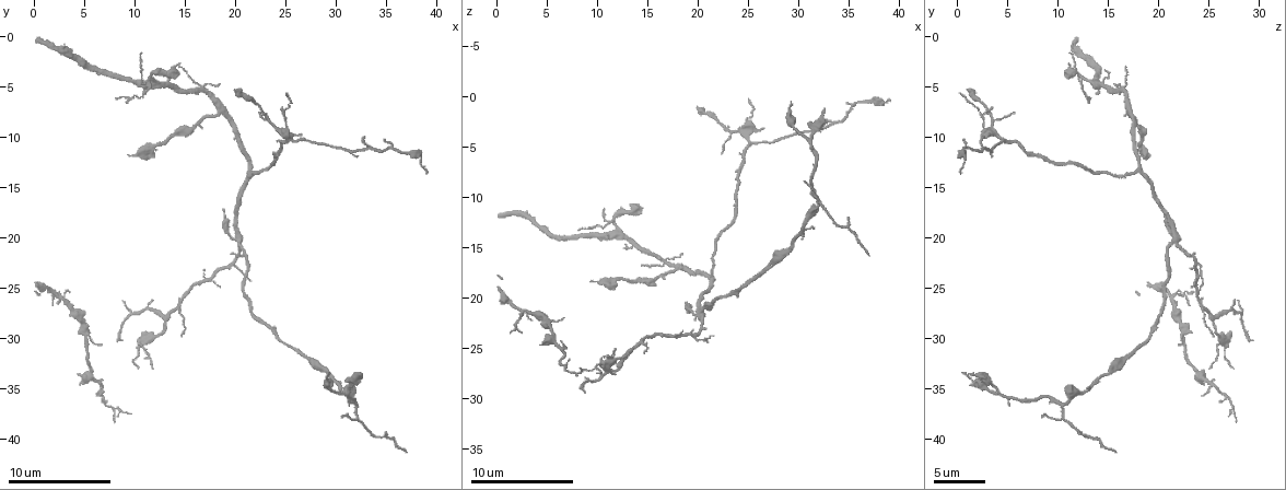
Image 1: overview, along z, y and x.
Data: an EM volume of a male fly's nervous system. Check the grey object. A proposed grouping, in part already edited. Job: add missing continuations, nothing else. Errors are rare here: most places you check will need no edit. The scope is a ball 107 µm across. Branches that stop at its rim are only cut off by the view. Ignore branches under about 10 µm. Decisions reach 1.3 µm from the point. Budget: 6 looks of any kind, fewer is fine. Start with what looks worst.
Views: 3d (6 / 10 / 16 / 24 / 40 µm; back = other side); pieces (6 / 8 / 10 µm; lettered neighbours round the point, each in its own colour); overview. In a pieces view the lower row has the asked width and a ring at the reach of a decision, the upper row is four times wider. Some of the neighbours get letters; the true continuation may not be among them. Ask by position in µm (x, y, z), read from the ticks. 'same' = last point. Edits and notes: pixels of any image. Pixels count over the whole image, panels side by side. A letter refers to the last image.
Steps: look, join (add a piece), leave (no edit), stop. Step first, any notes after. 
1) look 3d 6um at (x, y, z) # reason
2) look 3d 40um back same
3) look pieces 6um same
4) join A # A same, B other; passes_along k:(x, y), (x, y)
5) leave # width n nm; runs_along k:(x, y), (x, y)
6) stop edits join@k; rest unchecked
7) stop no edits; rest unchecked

look pieces 10um at (20.2, 5.6, 1.4) # an open end

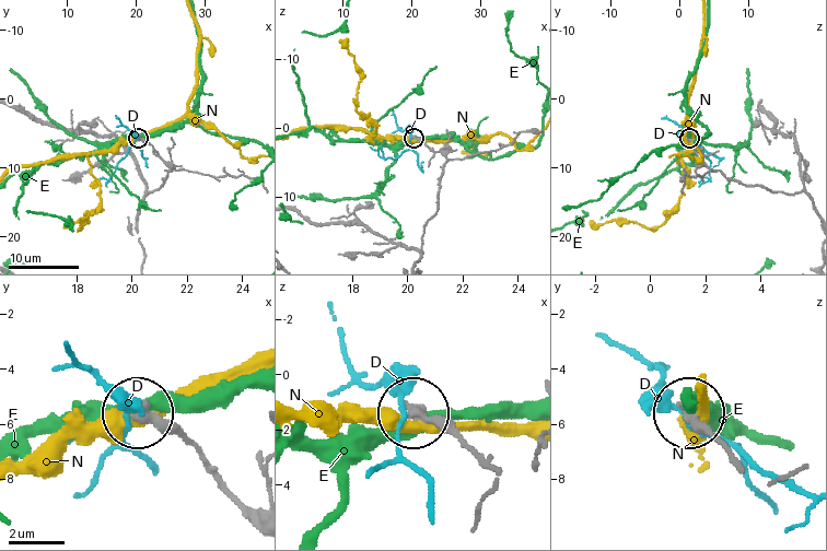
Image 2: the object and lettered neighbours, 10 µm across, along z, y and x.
leave # D other, E other, N other; runs_along 2:(496, 470), (470, 445), (416, 412); no lettered piece goes on from it

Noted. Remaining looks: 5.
look pieces 8um at (29.0, 33.6, 0.6) # free end

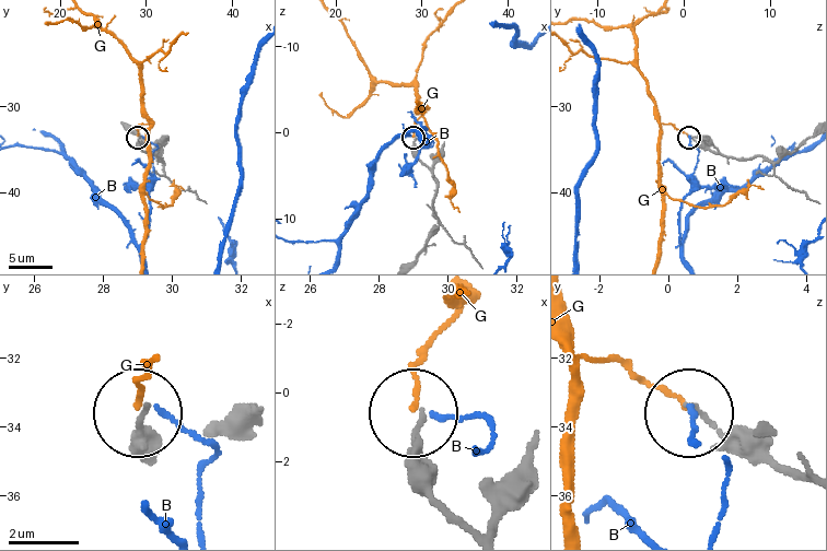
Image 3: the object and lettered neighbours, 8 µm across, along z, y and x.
leave # B other, G other; runs_along 3:(455, 515), (431, 489), (419, 412); none of them fits

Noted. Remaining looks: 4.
look 3d 10um at (9.6, 11.6, 18.2) # thin end

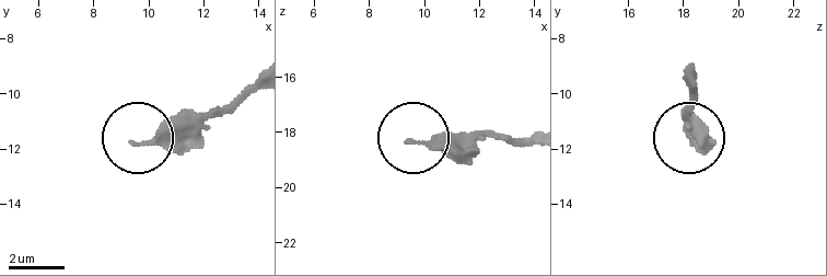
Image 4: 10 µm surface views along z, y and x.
look pieces 6um at (9.5, 11.7, 18.4) # what lies round it

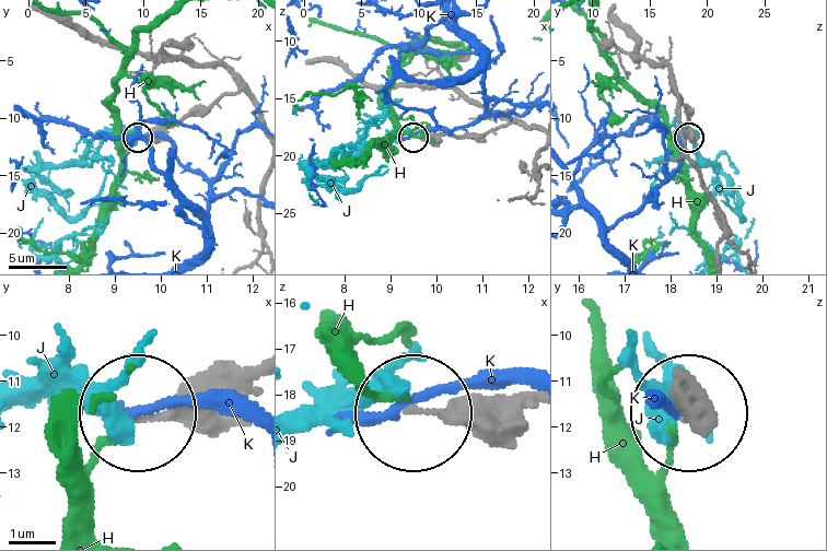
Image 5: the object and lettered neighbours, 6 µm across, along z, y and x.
leave # H other, J other, K other; runs_along 5:(530, 402), (416, 414); no lettered piece goes on from it

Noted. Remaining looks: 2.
stop no edits; rest unchecked

